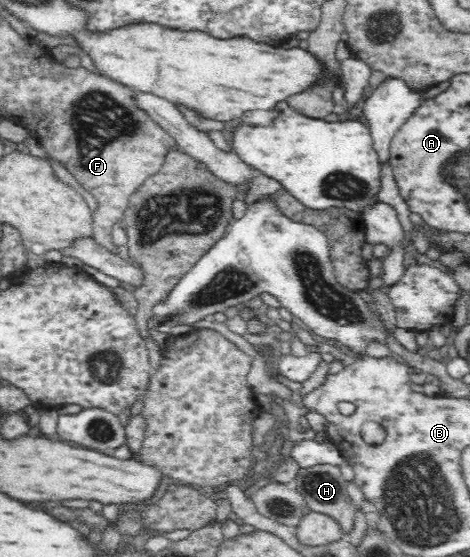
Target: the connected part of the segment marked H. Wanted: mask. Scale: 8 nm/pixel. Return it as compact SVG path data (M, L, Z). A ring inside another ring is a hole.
M318 464L300 468L287 485L300 492L309 511L336 519L346 535L353 529L357 507L347 494L348 482L342 477L339 466Z

